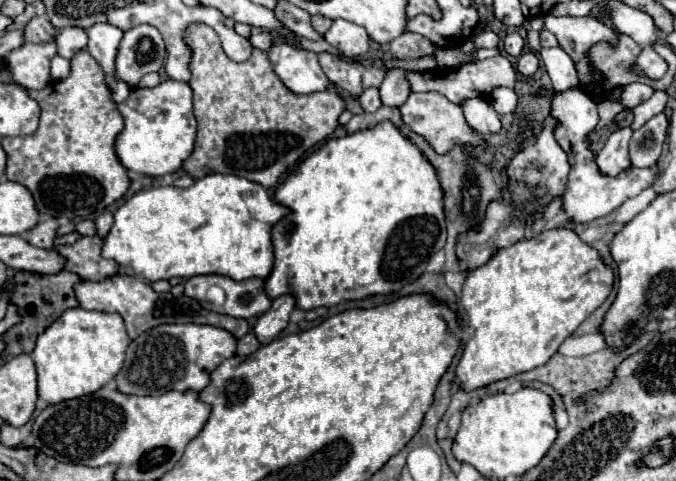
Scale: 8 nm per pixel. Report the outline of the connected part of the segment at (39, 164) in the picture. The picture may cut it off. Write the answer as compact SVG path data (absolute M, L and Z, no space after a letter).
M79 50L71 58L71 72L65 80L49 82L43 90L29 90L29 94L41 106L41 122L37 132L31 136L1 138L1 146L7 152L7 178L25 184L33 192L37 208L43 214L51 212L71 220L99 216L107 206L119 200L131 184L127 168L115 154L115 140L121 134L125 120L111 98L103 68L89 56L87 50Z

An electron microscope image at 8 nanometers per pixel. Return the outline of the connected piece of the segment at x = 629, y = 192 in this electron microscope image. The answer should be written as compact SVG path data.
M579 88L559 92L553 98L551 114L559 120L555 138L563 146L563 150L569 154L569 162L571 162L569 184L563 194L563 210L571 216L573 222L581 224L581 222L591 222L595 218L607 216L609 212L619 208L627 198L633 198L643 188L651 186L653 180L659 176L657 164L653 168L641 168L641 170L631 166L629 170L621 172L621 176L601 176L601 172L597 172L595 152L591 150L591 140L589 140L589 134L599 124L597 104L587 94L583 94Z

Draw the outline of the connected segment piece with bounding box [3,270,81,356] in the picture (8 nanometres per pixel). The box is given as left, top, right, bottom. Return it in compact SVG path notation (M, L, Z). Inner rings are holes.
M15 272L13 276L17 288L11 296L11 302L19 306L19 312L23 316L23 322L13 326L11 330L7 330L3 334L5 342L7 342L7 352L9 356L17 356L21 352L29 354L33 352L35 348L35 342L37 342L37 336L41 332L45 332L45 328L49 328L49 324L53 324L53 320L57 320L65 310L69 308L75 308L79 306L77 298L75 298L75 290L73 286L77 282L81 282L81 278L73 272L59 272L59 274L33 274L33 272Z

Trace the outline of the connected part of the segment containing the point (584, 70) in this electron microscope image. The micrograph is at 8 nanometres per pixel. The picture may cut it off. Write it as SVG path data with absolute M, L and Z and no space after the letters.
M547 14L545 28L557 36L559 46L573 58L581 88L591 80L601 80L601 76L591 70L587 52L597 42L611 42L611 44L617 42L617 34L613 32L611 26L593 16L575 18L575 16Z

